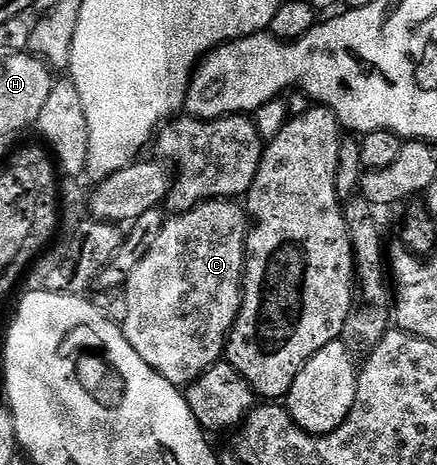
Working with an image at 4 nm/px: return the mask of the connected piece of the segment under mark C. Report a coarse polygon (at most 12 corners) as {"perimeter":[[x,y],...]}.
{"perimeter":[[172,214],[125,284],[123,335],[173,384],[224,358],[249,216]]}

